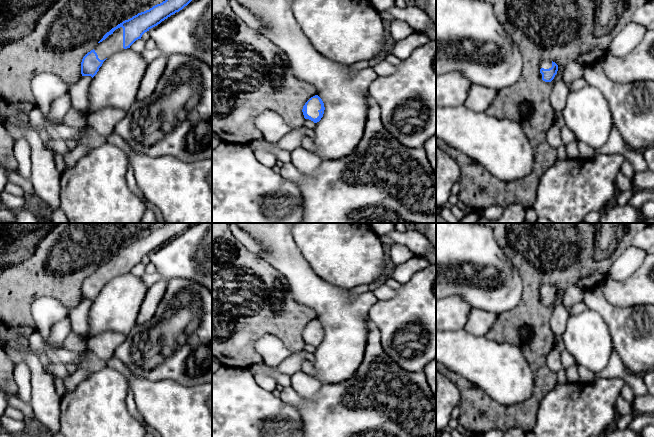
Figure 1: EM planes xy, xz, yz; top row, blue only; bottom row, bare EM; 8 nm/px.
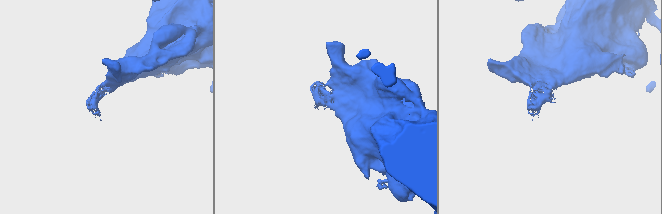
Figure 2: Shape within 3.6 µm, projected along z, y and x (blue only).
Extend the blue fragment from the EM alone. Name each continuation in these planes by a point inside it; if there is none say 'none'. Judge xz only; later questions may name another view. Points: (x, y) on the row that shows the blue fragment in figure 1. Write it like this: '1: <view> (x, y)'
1: xz (313, 106)

